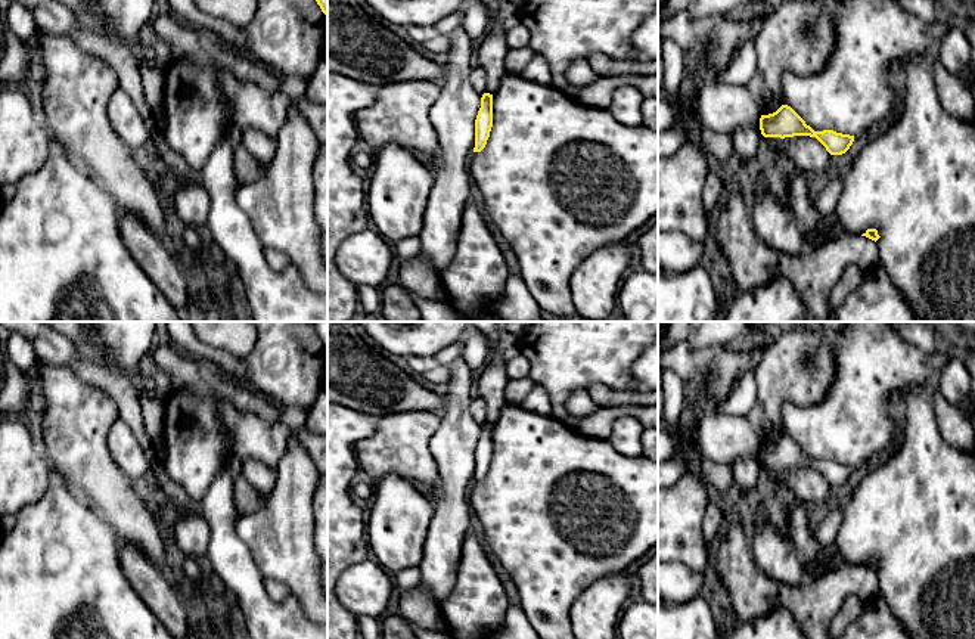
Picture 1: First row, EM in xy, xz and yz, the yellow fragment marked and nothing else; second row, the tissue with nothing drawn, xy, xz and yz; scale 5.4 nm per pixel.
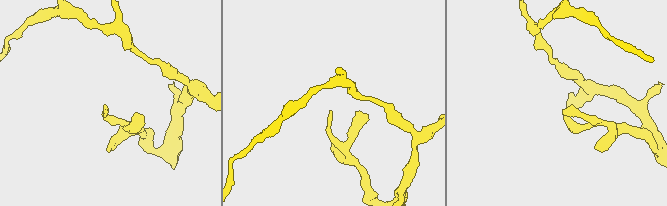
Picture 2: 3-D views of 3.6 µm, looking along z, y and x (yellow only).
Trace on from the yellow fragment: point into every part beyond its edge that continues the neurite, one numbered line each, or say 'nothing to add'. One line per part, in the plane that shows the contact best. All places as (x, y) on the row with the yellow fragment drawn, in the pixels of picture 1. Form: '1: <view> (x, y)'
nothing to add

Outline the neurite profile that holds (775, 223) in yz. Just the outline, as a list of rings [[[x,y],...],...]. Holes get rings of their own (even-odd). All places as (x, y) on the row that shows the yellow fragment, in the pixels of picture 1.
[[[766,190],[755,192],[749,210],[757,236],[770,248],[798,255],[804,249],[804,238],[794,213],[785,198]]]

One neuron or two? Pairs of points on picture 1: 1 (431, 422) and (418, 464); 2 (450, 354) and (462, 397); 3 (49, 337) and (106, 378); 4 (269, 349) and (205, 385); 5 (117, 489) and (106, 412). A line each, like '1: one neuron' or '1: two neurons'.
1: one neuron
2: two neurons
3: one neuron
4: two neurons
5: one neuron

